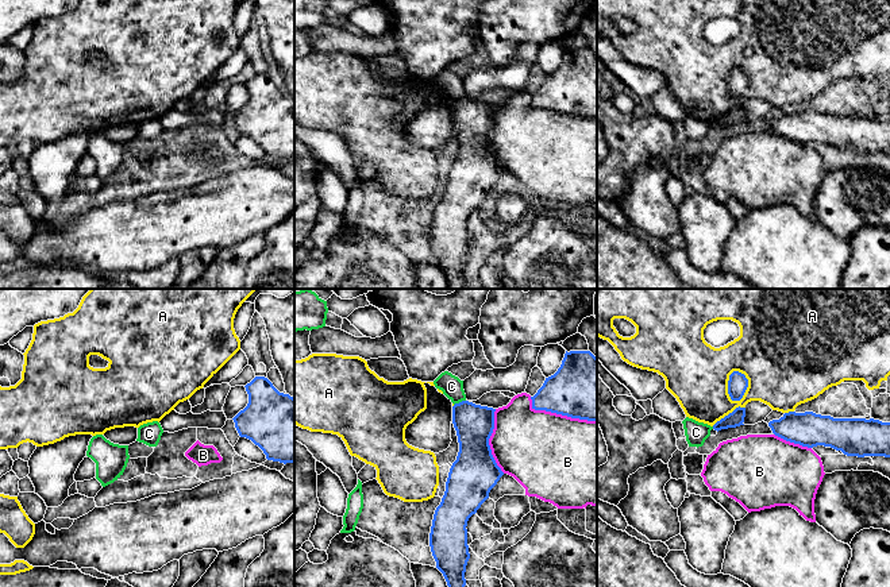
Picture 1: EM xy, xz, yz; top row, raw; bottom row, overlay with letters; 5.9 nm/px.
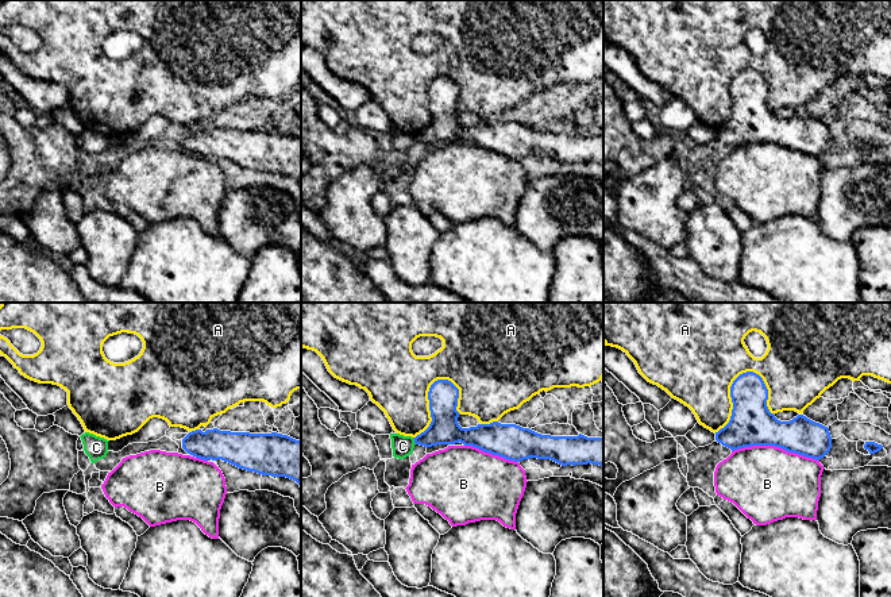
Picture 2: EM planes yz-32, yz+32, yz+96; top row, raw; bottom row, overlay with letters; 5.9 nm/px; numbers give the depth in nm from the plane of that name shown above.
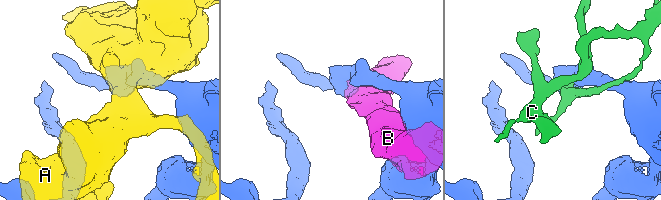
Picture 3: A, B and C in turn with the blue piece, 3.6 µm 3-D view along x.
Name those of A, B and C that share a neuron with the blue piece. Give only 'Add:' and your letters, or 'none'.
Add: none

